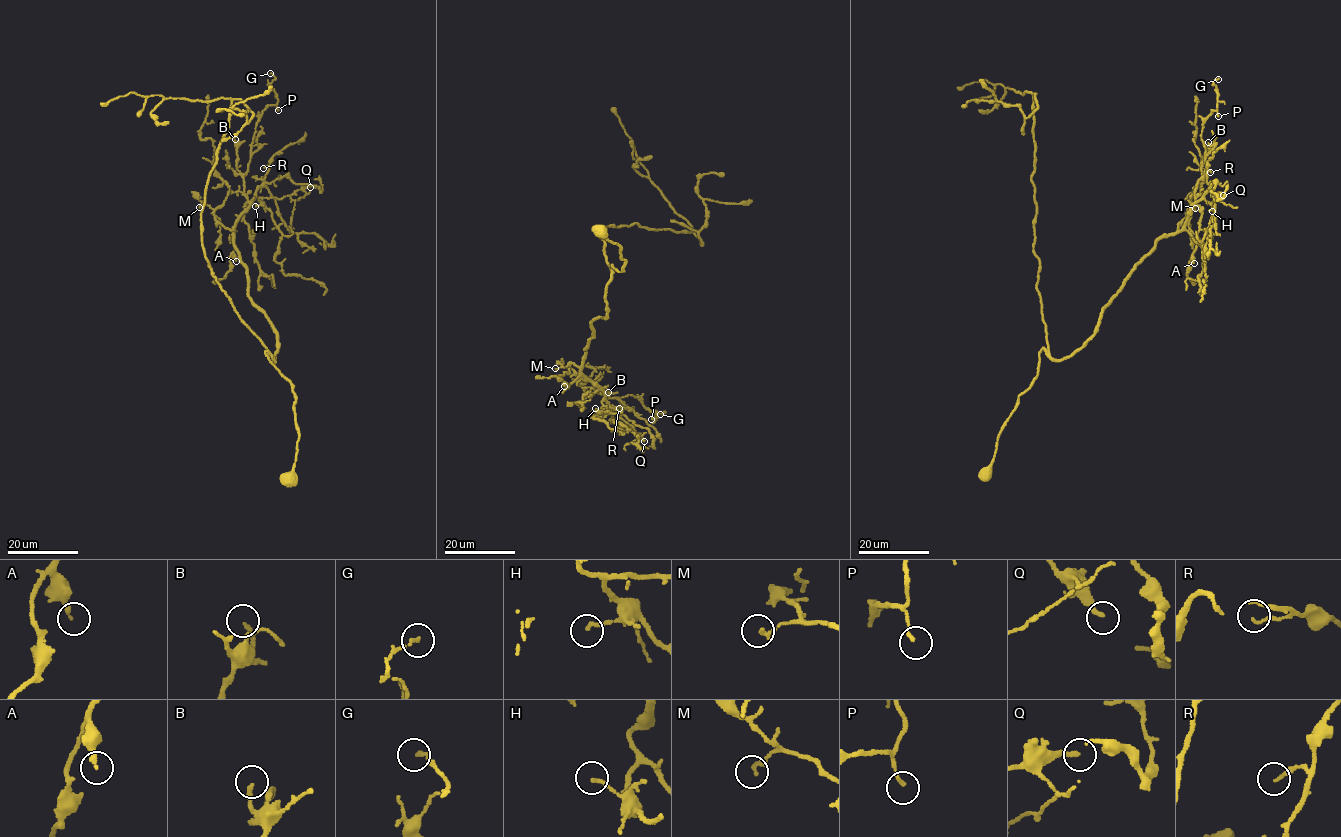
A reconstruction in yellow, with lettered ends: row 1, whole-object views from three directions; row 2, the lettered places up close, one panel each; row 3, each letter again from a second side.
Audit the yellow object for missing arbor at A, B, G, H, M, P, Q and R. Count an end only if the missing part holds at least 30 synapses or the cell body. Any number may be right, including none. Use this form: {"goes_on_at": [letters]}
{"goes_on_at": ["B"]}

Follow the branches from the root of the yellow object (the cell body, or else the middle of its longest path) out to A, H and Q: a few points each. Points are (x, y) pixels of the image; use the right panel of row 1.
A: (987, 473), (1043, 348), (1057, 360), (1077, 351), (1161, 238), (1188, 232), (1194, 263)
H: (987, 473), (1041, 350), (1057, 360), (1073, 354), (1155, 242), (1181, 229), (1195, 203), (1212, 211)
Q: (987, 473), (1041, 350), (1057, 360), (1073, 354), (1155, 242), (1181, 229), (1195, 203), (1223, 195)

